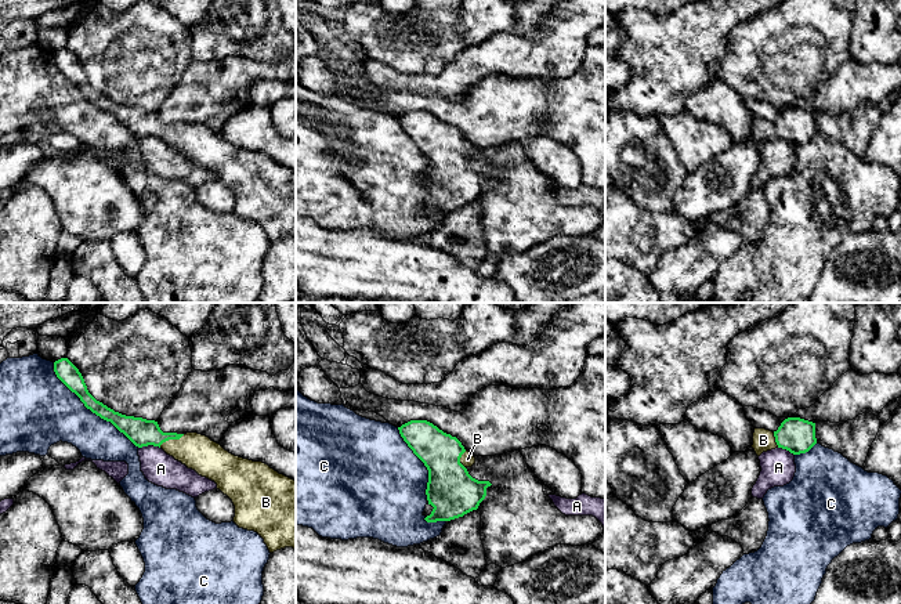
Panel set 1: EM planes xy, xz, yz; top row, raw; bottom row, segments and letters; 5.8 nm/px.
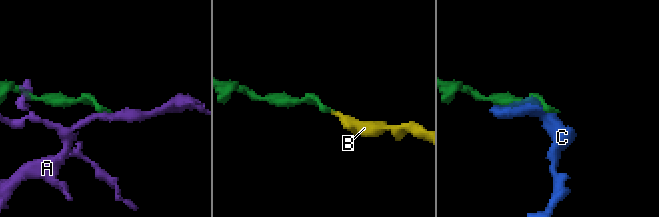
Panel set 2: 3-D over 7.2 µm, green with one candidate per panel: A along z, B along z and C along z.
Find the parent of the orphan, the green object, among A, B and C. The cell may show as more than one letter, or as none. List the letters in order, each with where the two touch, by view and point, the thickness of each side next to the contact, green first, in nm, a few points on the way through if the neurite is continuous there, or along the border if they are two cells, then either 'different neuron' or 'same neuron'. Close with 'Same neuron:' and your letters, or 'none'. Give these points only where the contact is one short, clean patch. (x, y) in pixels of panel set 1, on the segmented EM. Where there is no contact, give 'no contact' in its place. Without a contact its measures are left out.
A: xy (148, 444) | 160/190 nm | different neuron
B: xy (172, 438) | 160/220 nm | across xy (140, 431), (158, 438), (172, 438), (209, 459) | same neuron
C: xy (90, 409) | 120/360 nm | different neuron
Same neuron: B

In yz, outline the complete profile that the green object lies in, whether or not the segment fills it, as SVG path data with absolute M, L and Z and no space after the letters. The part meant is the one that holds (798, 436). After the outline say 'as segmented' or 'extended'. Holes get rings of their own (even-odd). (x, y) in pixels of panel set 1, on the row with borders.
M788 417L774 433L766 428L755 428L752 448L757 456L775 448L800 455L808 452L815 444L815 423L800 417Z; extended

